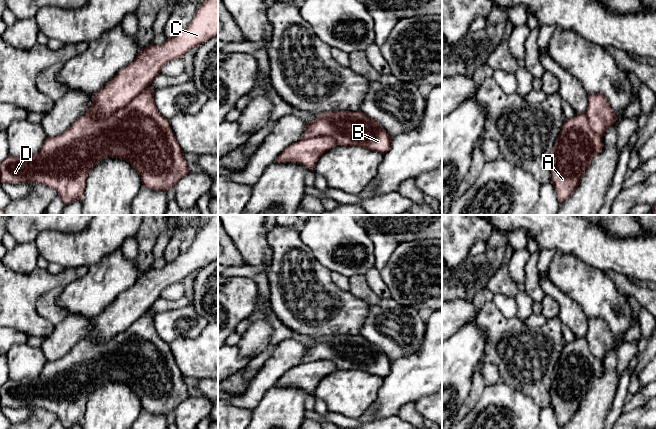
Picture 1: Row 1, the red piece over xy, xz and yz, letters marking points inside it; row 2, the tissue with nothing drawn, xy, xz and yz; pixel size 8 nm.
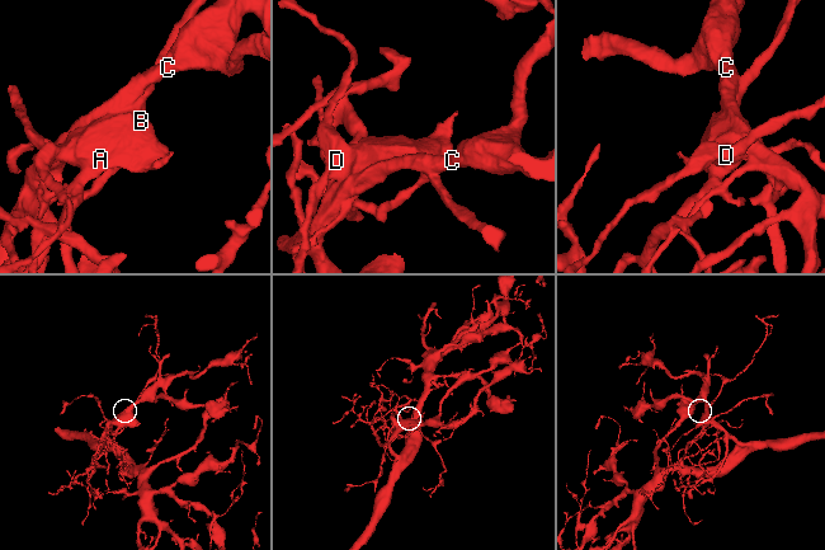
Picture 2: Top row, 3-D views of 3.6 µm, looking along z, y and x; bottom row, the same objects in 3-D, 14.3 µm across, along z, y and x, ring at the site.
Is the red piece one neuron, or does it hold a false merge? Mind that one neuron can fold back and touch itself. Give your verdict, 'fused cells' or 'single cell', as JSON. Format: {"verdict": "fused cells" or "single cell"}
{"verdict": "fused cells"}

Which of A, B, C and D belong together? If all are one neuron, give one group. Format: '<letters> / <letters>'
A B D / C

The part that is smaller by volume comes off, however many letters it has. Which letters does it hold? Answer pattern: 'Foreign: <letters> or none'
Foreign: A, B, D

